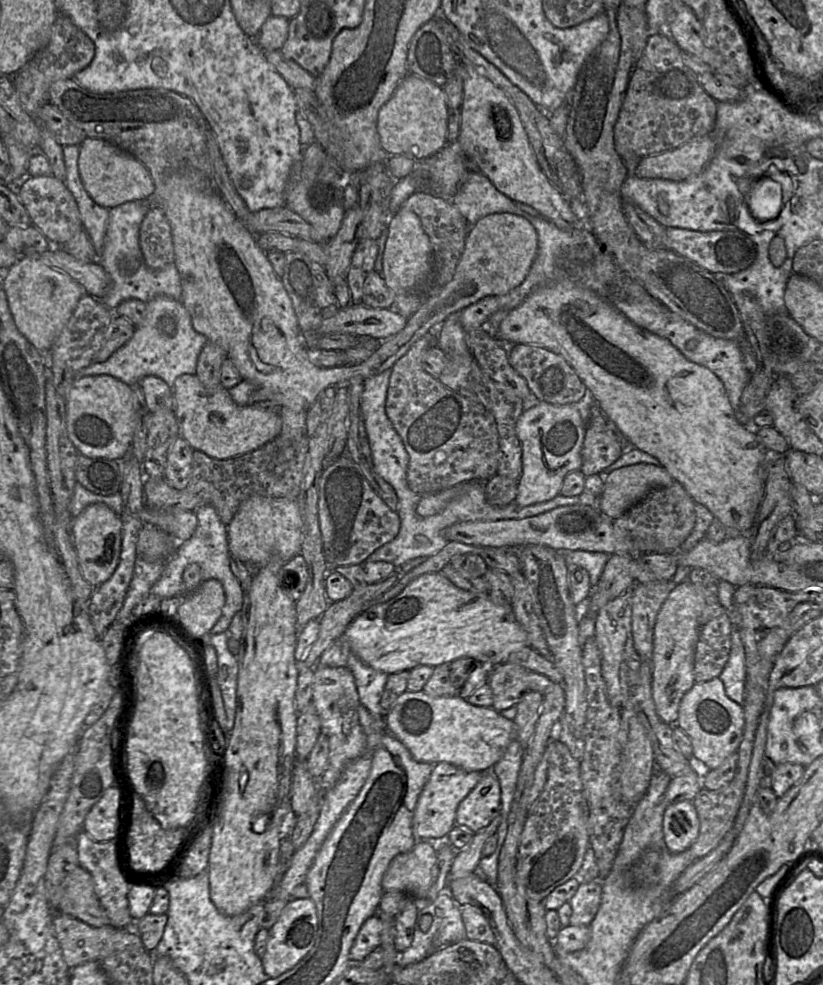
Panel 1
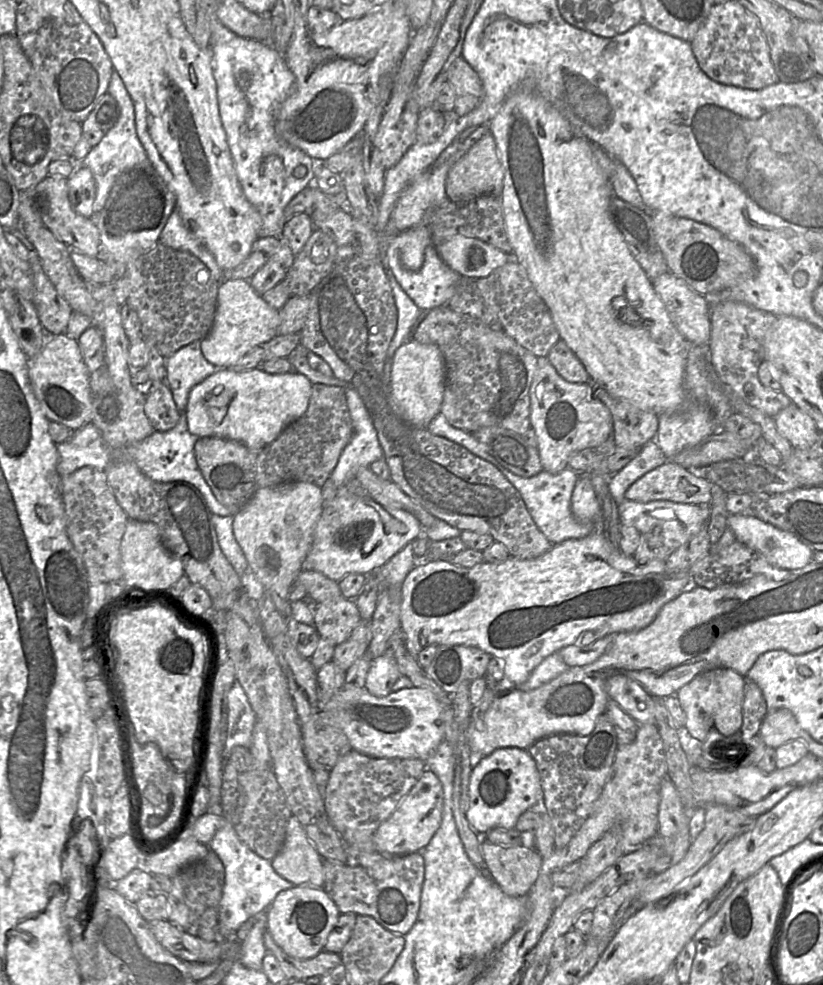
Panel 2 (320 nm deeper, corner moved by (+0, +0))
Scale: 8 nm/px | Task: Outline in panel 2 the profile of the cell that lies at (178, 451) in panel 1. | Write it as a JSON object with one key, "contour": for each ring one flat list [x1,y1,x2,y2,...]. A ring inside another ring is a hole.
{"contour":[[147,381,137,386,145,395,145,413,155,431,168,431,176,426,180,411,166,381]]}

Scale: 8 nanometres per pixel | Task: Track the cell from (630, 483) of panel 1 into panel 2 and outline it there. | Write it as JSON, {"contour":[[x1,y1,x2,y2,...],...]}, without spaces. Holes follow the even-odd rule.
{"contour":[[672,461,650,470,625,492,625,499,637,502,669,500,678,503,709,504,713,484,691,474,687,468]]}

